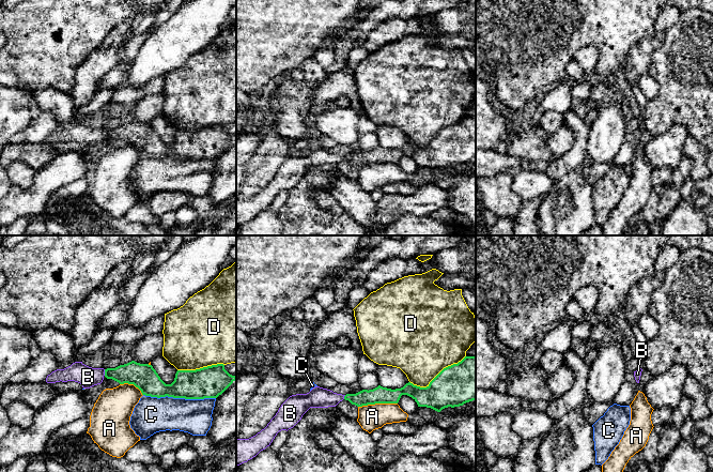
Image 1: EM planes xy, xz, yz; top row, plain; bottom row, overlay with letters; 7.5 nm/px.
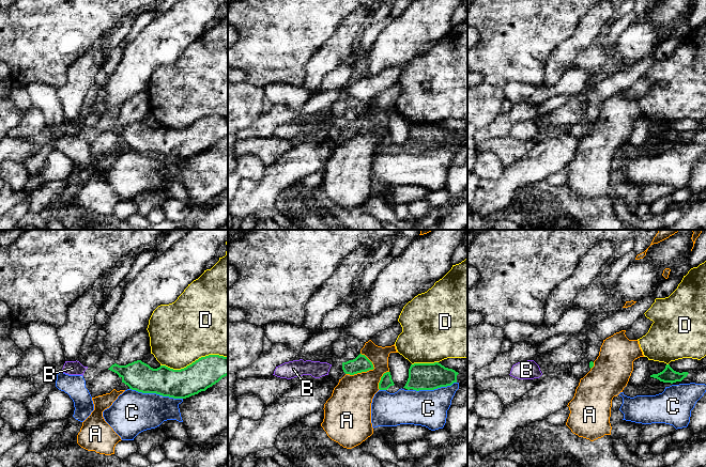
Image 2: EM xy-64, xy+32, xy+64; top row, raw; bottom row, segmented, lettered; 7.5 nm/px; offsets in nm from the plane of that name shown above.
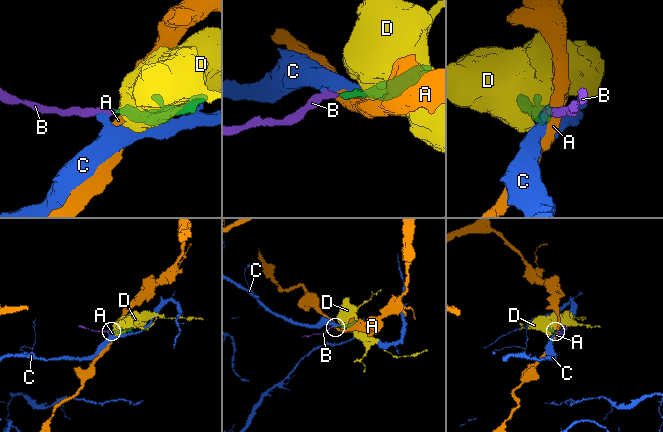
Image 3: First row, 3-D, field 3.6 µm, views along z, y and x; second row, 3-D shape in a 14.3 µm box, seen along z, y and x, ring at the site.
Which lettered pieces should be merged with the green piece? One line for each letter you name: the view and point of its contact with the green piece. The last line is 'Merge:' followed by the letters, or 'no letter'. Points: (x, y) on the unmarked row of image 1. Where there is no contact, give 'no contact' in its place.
B: contact xy (105, 133)
Merge: B

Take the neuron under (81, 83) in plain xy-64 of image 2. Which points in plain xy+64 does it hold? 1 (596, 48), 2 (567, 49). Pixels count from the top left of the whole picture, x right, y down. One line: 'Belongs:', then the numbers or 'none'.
Belongs: 2

